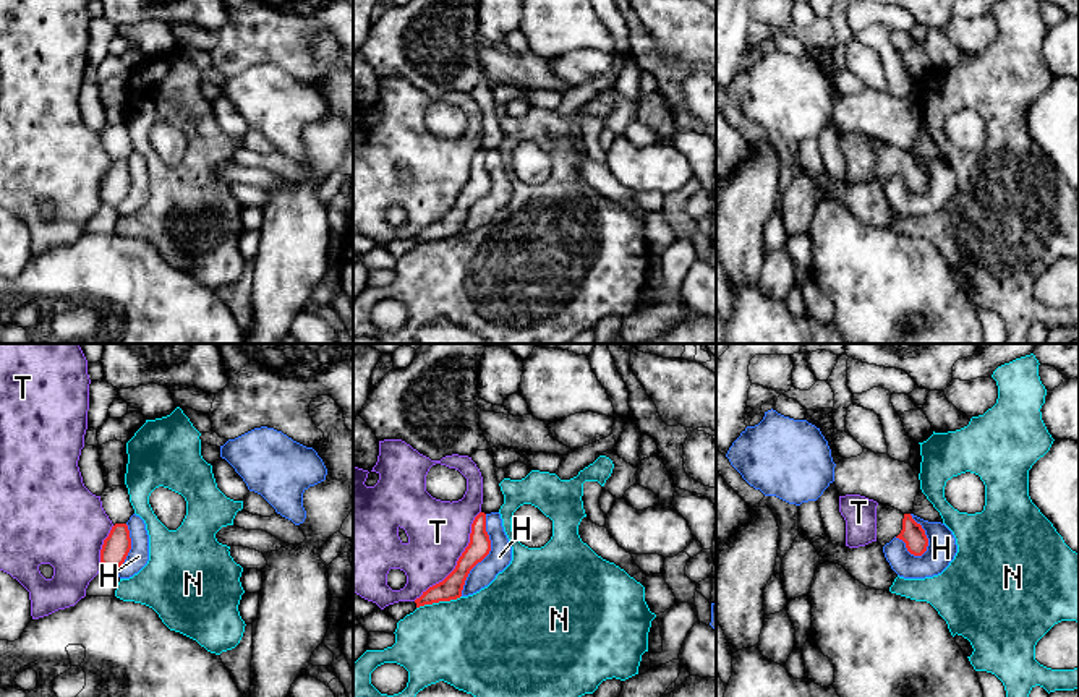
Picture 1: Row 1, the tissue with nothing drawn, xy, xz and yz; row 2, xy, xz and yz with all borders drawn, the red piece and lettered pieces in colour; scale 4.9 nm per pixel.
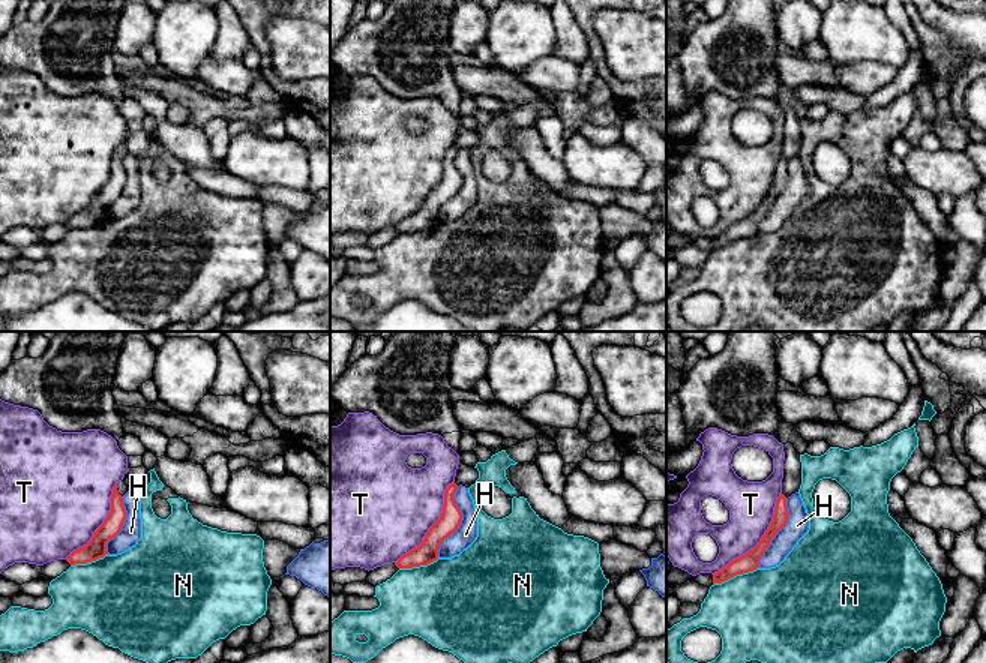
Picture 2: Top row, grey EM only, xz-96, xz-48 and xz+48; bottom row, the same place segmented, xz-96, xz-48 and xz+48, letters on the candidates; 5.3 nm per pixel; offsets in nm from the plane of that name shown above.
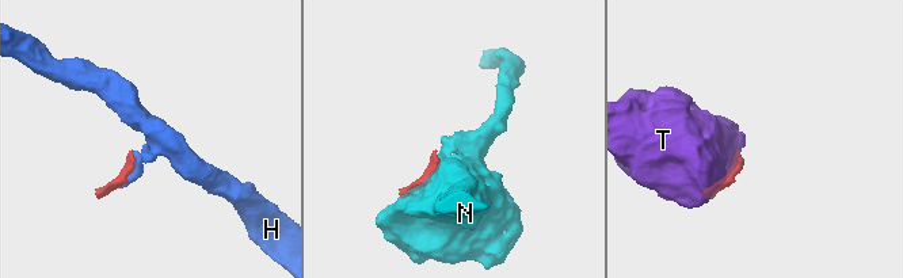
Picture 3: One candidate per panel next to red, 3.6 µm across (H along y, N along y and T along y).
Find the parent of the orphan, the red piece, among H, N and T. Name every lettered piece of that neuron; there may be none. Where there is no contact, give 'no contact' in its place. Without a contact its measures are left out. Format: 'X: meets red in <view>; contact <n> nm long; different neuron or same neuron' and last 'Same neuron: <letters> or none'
H: meets red in xz; contact 420 nm long; different neuron
N: meets red in xz; contact 240 nm long; different neuron
T: meets red in xz; contact 550 nm long; different neuron
Same neuron: none

